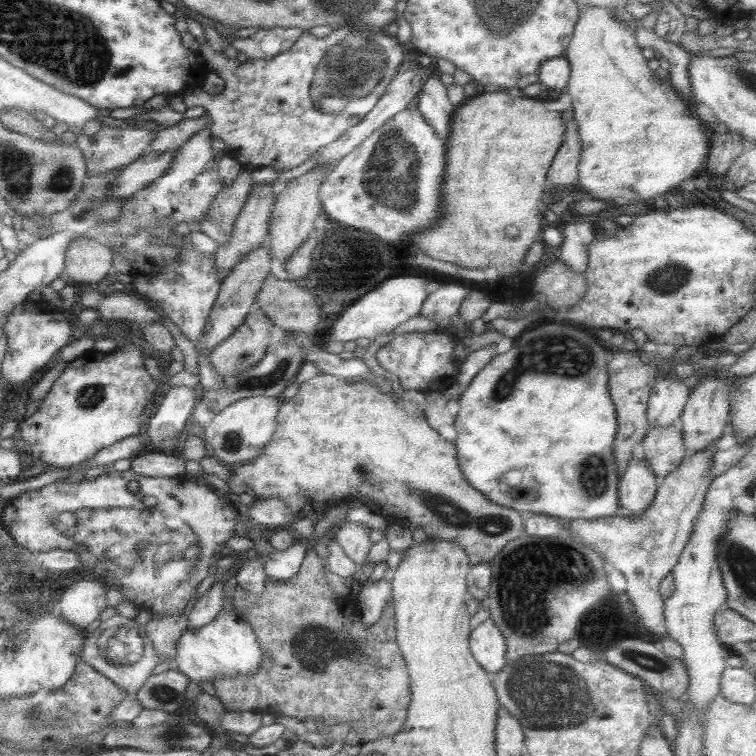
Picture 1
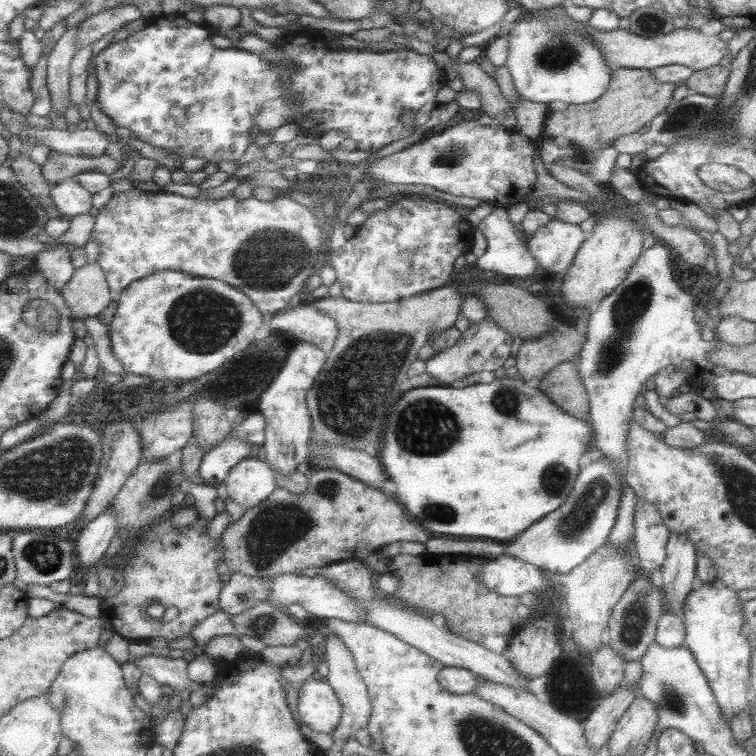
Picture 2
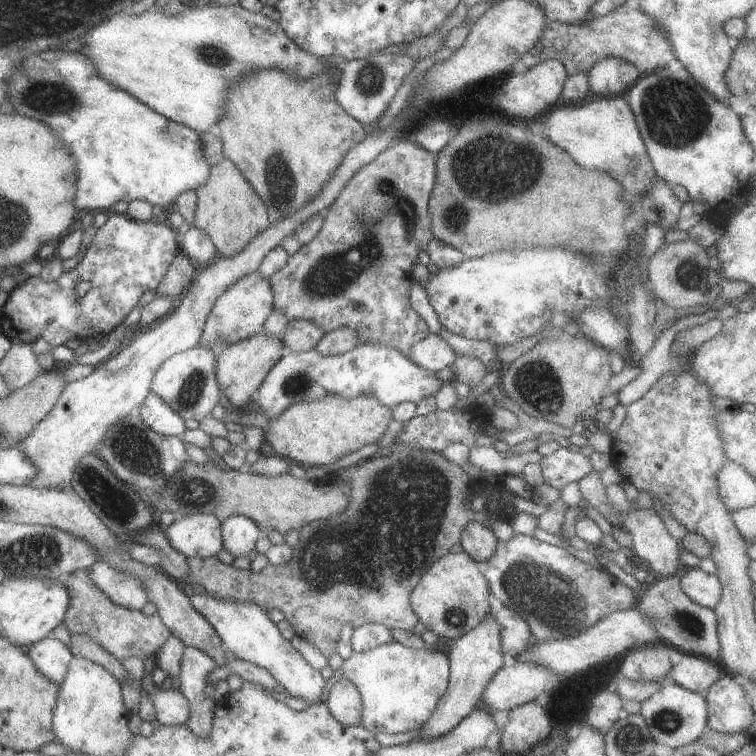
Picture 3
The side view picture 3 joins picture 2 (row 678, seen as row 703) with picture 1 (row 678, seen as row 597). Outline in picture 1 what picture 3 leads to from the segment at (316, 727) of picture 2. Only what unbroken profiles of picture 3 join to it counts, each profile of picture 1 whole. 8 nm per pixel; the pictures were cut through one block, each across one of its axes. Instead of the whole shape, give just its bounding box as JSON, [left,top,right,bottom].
[173,609,264,684]

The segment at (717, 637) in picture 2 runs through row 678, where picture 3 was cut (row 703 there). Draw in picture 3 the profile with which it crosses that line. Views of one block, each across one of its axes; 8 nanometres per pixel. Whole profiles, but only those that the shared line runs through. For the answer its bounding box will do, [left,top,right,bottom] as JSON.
[703,674,755,733]

